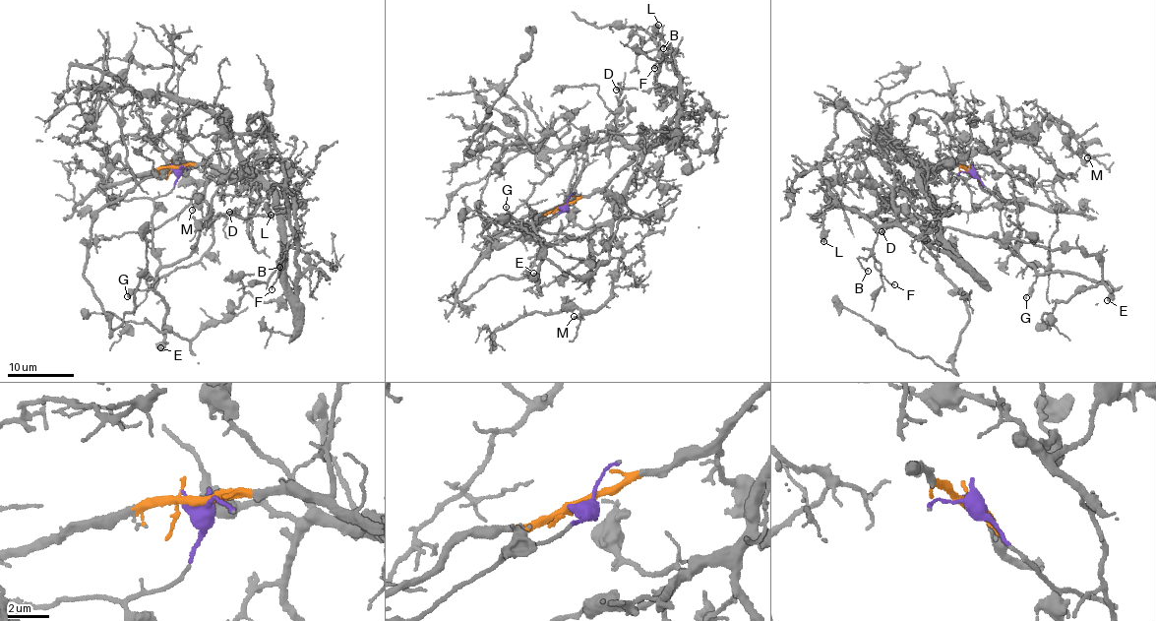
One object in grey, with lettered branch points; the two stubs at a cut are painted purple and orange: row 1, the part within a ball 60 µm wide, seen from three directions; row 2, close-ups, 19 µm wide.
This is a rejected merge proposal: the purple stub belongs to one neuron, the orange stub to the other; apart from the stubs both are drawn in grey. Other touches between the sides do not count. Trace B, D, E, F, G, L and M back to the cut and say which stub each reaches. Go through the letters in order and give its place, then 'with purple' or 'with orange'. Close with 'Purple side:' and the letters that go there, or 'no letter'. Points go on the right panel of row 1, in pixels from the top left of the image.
B: at (868, 271); with orange
D: at (882, 231); with orange
E: at (1107, 300); with purple
F: at (894, 284); with orange
G: at (1026, 297); with purple
L: at (823, 241); with orange
M: at (1087, 157); with orange
Purple side: E, G

